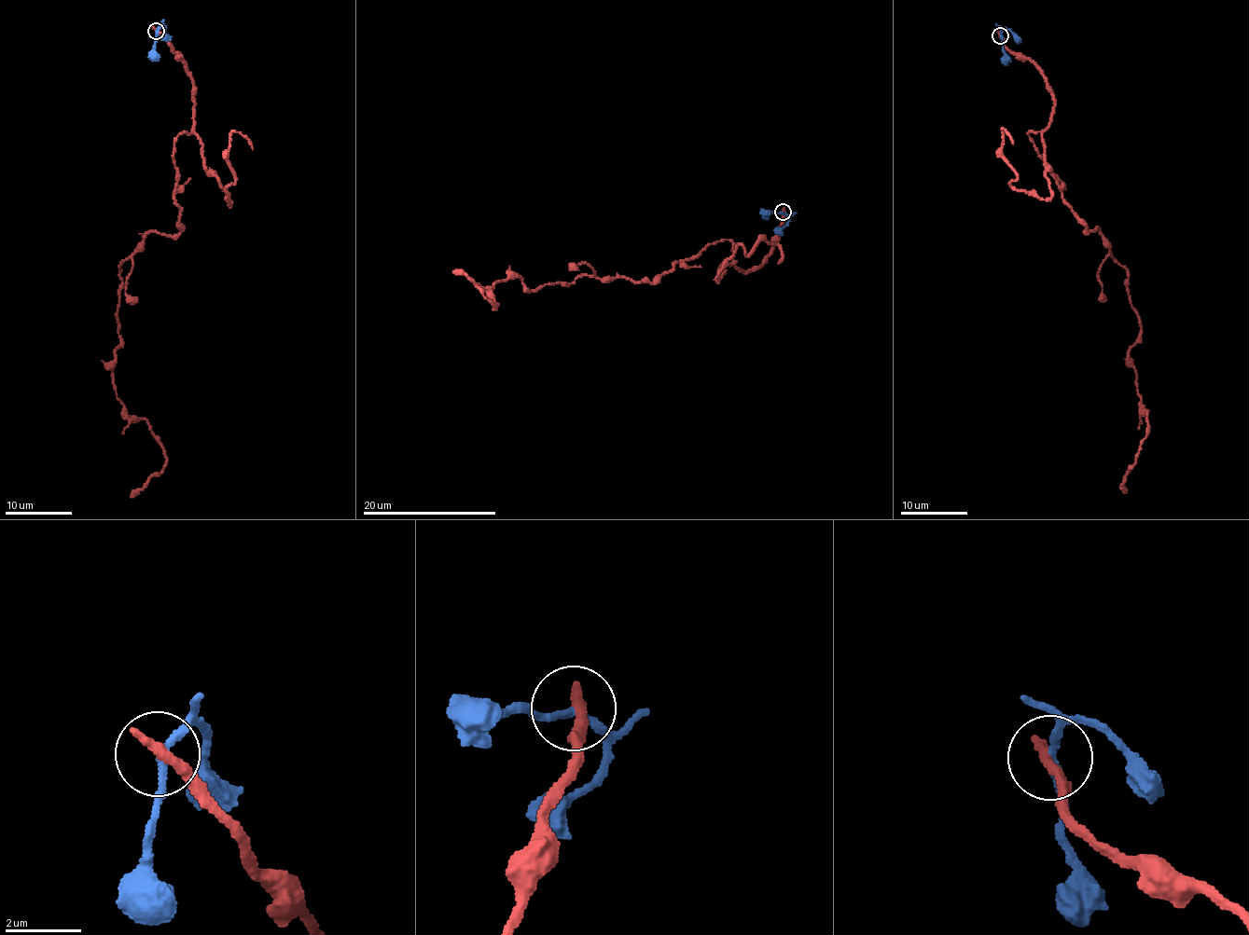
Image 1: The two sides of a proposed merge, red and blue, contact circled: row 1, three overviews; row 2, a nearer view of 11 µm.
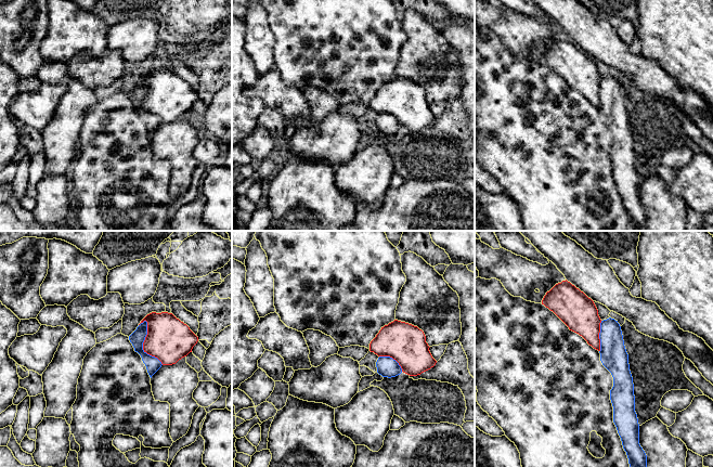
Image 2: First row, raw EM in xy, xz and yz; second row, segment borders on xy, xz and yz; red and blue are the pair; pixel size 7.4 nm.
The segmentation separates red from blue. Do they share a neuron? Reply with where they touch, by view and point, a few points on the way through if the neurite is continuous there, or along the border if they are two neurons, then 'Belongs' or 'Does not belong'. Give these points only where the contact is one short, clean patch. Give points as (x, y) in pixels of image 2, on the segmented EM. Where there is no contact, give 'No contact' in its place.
Touches red at xy (143, 345). Boundary: xy (144, 320), (146, 322), (146, 336), (143, 349), (163, 364). Does not belong

